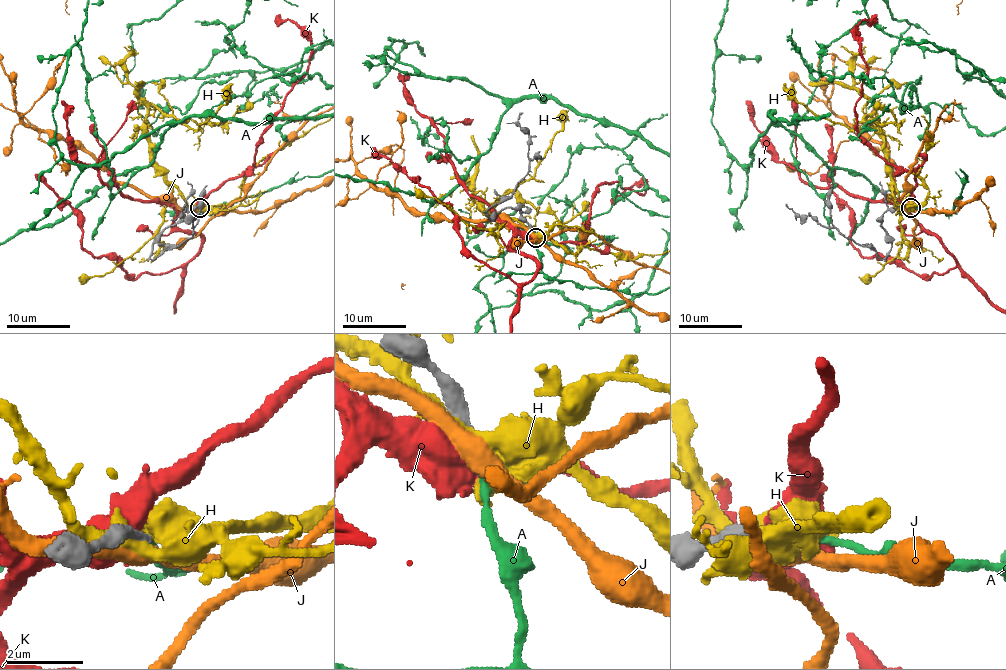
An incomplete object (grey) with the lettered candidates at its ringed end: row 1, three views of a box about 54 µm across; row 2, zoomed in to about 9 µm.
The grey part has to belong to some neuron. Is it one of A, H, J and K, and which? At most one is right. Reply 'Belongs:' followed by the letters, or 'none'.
Belongs: A

